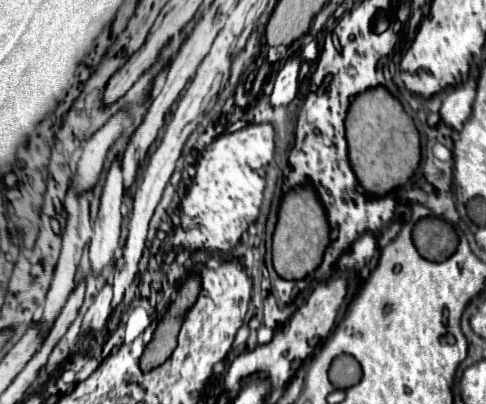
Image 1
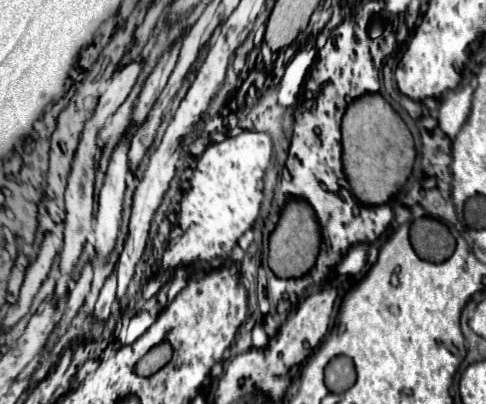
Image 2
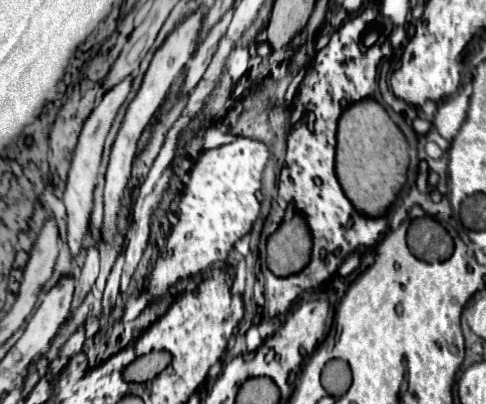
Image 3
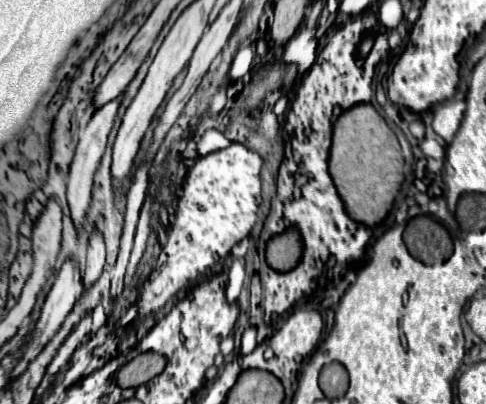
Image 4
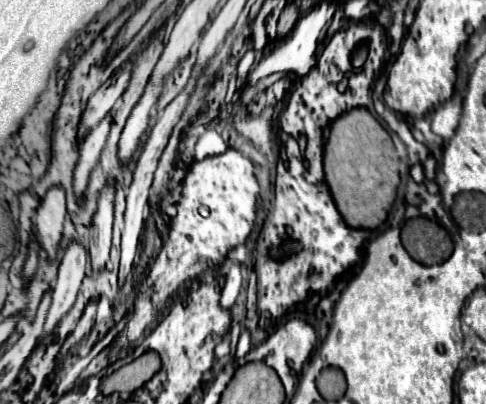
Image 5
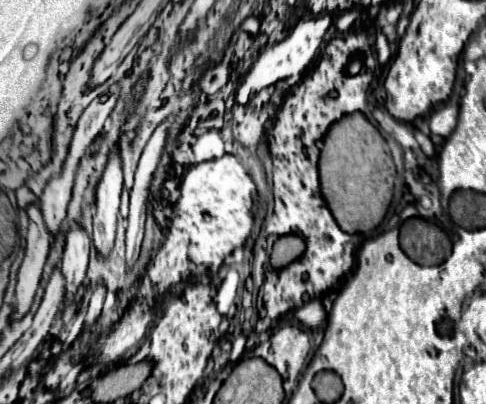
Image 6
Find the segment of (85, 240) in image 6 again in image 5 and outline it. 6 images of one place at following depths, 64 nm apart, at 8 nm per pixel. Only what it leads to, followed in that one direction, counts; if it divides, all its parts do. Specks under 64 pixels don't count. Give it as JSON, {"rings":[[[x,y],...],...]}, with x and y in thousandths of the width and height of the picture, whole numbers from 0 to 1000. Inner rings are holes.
{"rings":[[[148,594],[119,663],[119,693],[111,703],[107,757],[91,802],[91,832],[103,827],[111,807],[123,797],[123,787],[152,757],[165,703],[177,683],[177,644],[181,644],[181,619],[165,599]]]}

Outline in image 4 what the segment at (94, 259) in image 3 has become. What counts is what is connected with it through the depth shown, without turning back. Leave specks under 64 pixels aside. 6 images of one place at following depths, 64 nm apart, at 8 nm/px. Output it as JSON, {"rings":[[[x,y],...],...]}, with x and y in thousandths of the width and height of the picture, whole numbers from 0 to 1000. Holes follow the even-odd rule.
{"rings":[[[193,569],[185,604],[181,604],[181,649],[177,649],[177,668],[173,668],[173,708],[189,708],[202,683],[210,678],[218,653],[218,599],[214,599],[214,579],[210,569]]]}

